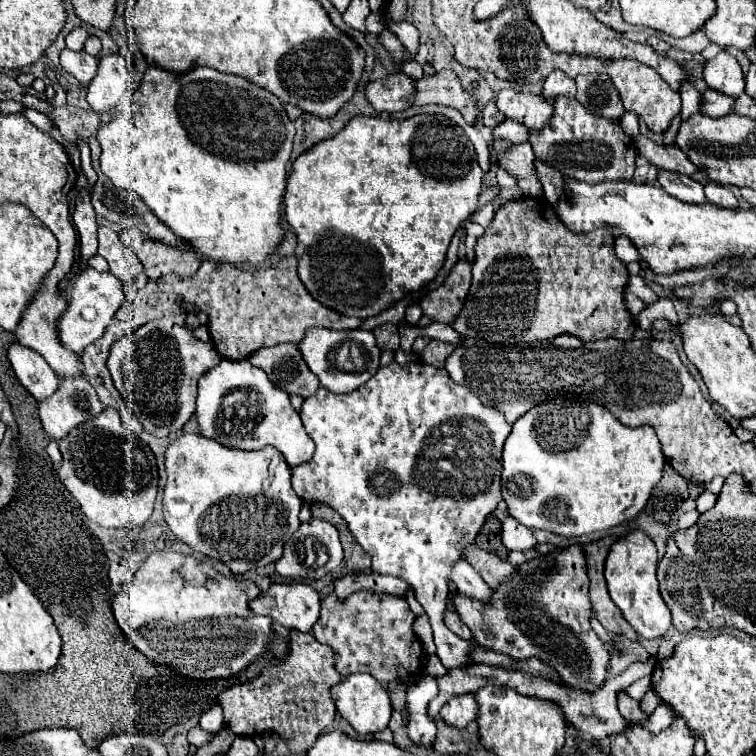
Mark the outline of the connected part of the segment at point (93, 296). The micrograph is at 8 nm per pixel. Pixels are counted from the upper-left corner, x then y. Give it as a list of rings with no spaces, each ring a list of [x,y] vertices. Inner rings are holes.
[[[88,266],[74,280],[68,308],[64,310],[64,314],[56,322],[58,340],[62,342],[62,346],[66,350],[70,350],[74,354],[82,354],[88,344],[96,342],[104,334],[106,326],[110,324],[110,320],[114,318],[114,314],[122,306],[122,302],[124,302],[122,282],[116,276],[112,276],[110,272],[98,272]]]

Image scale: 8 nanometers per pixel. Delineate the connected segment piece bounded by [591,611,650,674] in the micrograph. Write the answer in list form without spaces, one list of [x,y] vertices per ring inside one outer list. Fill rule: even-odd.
[[[594,611],[591,618],[591,626],[598,636],[602,638],[606,648],[610,650],[610,664],[608,664],[608,672],[610,674],[622,674],[626,670],[626,666],[630,666],[632,662],[646,662],[650,658],[650,654],[642,648],[640,642],[630,642],[624,636],[608,634],[597,620]]]

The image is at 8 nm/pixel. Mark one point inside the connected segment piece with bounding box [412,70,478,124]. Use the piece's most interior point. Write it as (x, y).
(443, 88)

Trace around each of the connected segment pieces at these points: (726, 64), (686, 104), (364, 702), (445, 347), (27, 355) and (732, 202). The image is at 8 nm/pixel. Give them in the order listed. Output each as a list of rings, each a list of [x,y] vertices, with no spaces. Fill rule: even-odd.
[[[724,50],[704,64],[704,80],[712,90],[732,98],[738,98],[744,92],[742,68],[736,58]]]
[[[682,82],[678,92],[680,92],[680,98],[682,98],[682,118],[688,118],[688,114],[698,112],[698,108],[700,108],[700,92],[690,82]]]
[[[368,674],[346,676],[336,686],[332,686],[330,696],[332,696],[340,716],[344,720],[348,720],[358,734],[374,734],[388,726],[390,712],[392,712],[390,698],[388,698],[388,692],[382,688],[382,684],[376,682],[372,676],[368,676]]]
[[[432,340],[420,354],[422,362],[430,364],[430,366],[440,366],[444,368],[444,362],[446,358],[452,354],[454,346],[452,344],[446,344],[446,342],[438,342],[438,340]]]
[[[10,344],[6,350],[6,356],[8,356],[8,362],[10,362],[16,378],[20,380],[20,384],[36,400],[44,400],[50,394],[54,394],[60,378],[38,352],[24,348],[20,344]]]
[[[710,182],[710,184],[706,184],[704,190],[706,190],[706,198],[708,198],[712,204],[716,204],[716,206],[720,206],[720,208],[730,208],[730,210],[738,208],[738,200],[736,200],[736,196],[734,196],[728,188]]]

